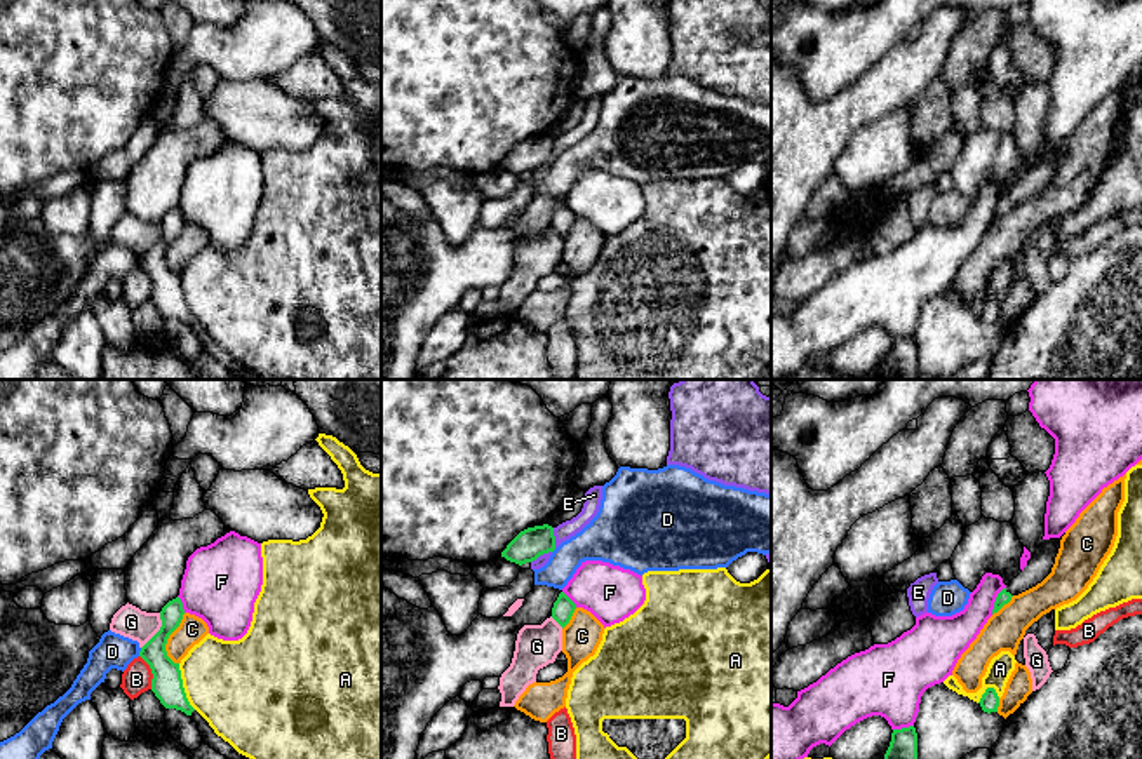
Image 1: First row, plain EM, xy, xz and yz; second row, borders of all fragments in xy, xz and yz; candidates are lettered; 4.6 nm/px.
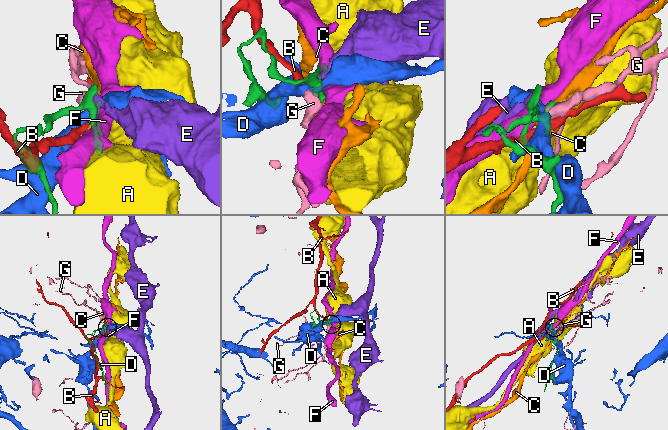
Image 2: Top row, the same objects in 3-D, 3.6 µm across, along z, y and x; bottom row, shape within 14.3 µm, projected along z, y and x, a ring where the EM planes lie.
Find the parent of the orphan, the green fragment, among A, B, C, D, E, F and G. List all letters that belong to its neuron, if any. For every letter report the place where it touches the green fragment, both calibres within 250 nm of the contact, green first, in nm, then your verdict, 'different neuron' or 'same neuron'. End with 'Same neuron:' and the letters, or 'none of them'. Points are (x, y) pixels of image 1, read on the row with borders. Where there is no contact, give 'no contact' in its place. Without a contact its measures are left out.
A: xy (181, 686) | 140/420 nm | different neuron
B: xy (152, 672) | 140/140 nm | different neuron
C: xy (167, 638) | 140/130 nm | different neuron
D: xy (140, 651) | 140/160 nm | different neuron
E: xz (554, 538) | 150/80 nm | different neuron
F: yz (996, 601) | 70/170 nm | different neuron
G: xy (159, 631) | 140/150 nm | different neuron
Same neuron: none of them

